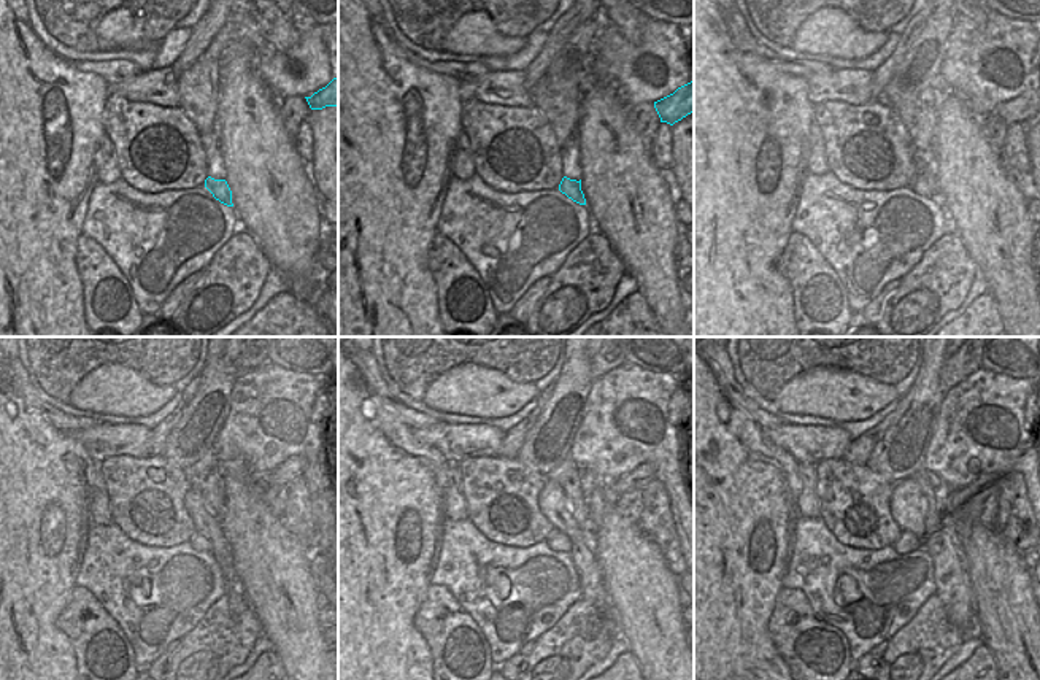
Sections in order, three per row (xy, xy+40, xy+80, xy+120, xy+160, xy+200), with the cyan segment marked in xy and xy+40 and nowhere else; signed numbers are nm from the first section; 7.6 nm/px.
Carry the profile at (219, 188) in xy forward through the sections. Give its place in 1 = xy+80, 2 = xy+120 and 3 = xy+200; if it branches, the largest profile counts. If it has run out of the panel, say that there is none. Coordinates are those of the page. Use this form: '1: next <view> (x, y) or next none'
1: next xy+80 (923, 185)
2: next xy+120 (197, 540)
3: next xy+200 (910, 542)

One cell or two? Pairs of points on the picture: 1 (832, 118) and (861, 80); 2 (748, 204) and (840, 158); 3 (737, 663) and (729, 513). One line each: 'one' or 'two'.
1: two
2: two
3: one

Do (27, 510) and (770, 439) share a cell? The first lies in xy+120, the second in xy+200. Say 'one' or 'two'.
two

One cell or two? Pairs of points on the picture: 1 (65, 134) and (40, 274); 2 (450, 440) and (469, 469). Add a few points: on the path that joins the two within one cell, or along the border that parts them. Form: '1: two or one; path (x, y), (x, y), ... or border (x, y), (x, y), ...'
1: one; path (40, 169), (40, 239)
2: two; border (496, 455), (475, 455), (459, 464)

